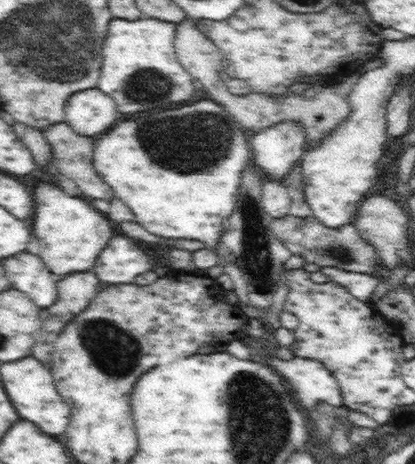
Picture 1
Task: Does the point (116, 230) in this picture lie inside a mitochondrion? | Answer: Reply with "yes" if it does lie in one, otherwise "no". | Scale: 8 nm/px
no

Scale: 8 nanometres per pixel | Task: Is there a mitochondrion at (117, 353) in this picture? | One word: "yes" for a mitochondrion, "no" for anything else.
yes

